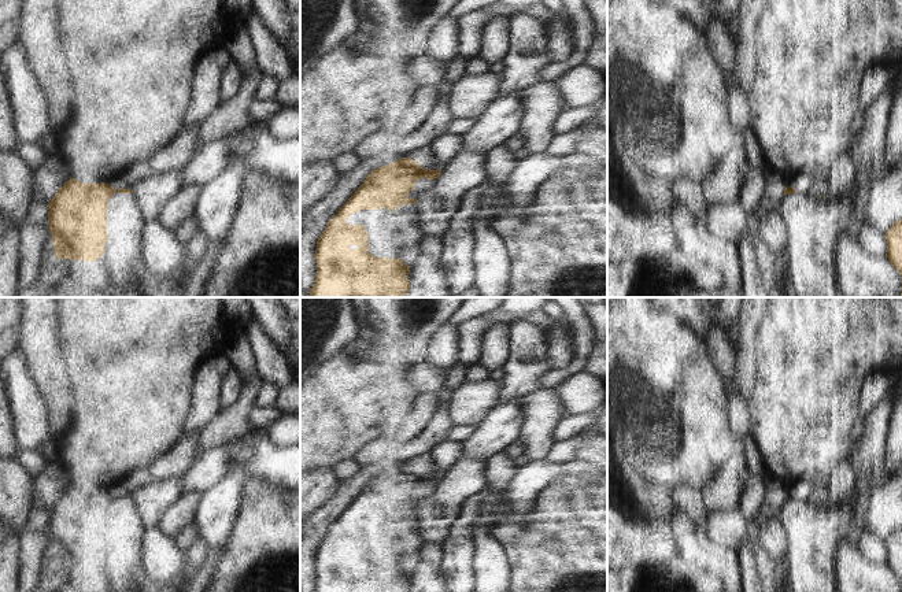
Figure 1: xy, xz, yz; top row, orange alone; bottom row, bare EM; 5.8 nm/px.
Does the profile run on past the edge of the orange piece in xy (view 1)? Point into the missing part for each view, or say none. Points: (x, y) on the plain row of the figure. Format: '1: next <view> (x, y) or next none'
1: next none

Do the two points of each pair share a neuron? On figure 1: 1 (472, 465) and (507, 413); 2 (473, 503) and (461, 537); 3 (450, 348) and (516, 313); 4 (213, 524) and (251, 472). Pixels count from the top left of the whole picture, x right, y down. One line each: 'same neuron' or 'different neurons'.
1: different neurons
2: same neuron
3: different neurons
4: same neuron

